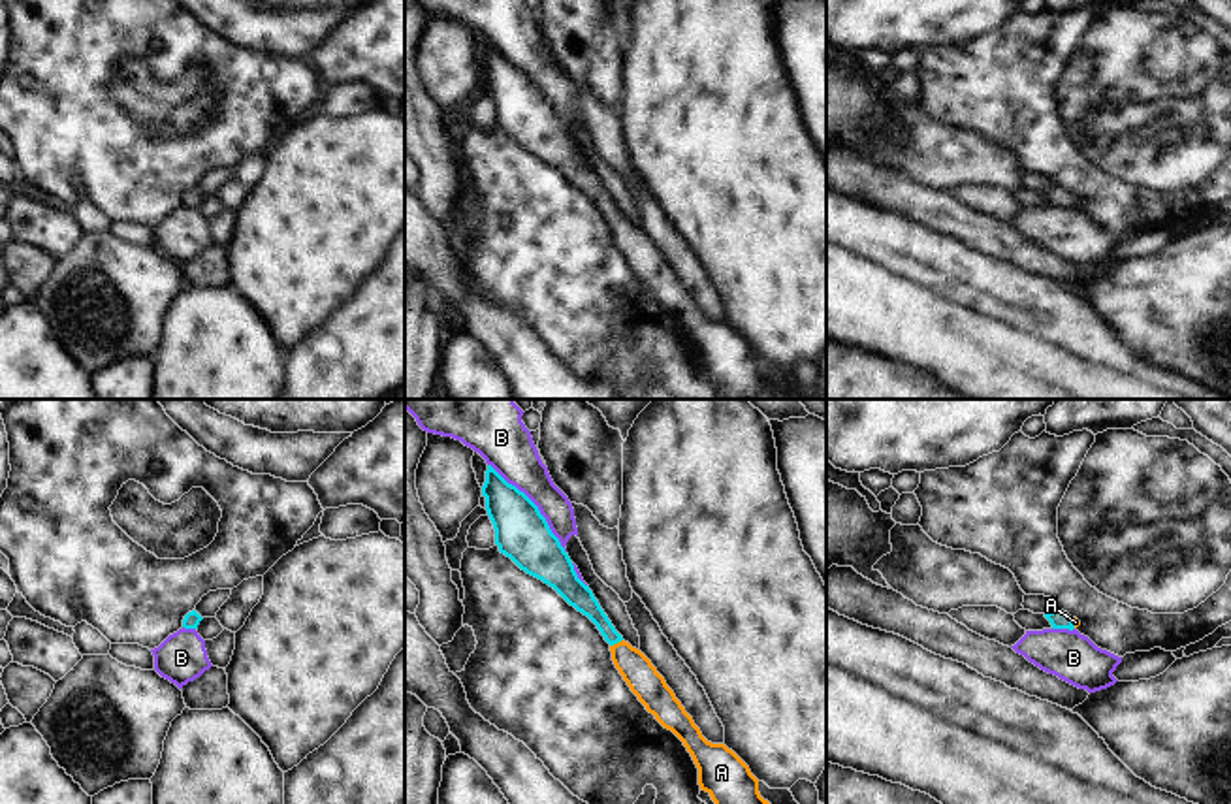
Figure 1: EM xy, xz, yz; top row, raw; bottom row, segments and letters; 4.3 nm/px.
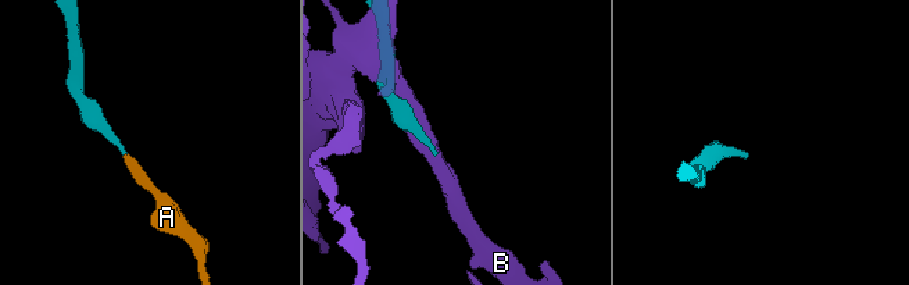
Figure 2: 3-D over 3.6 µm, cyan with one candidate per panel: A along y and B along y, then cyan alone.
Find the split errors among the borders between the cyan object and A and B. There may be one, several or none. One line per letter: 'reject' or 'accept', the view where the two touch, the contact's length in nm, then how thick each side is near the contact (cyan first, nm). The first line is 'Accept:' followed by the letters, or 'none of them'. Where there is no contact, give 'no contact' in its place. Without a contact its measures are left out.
Accept: A
A: accept; meets cyan in xz; contact 70 nm long; 100 nm thick on the cyan side, 140 nm on the other
B: reject; meets cyan in xz; contact 500 nm long; 240 nm thick on the cyan side, 200 nm on the other

